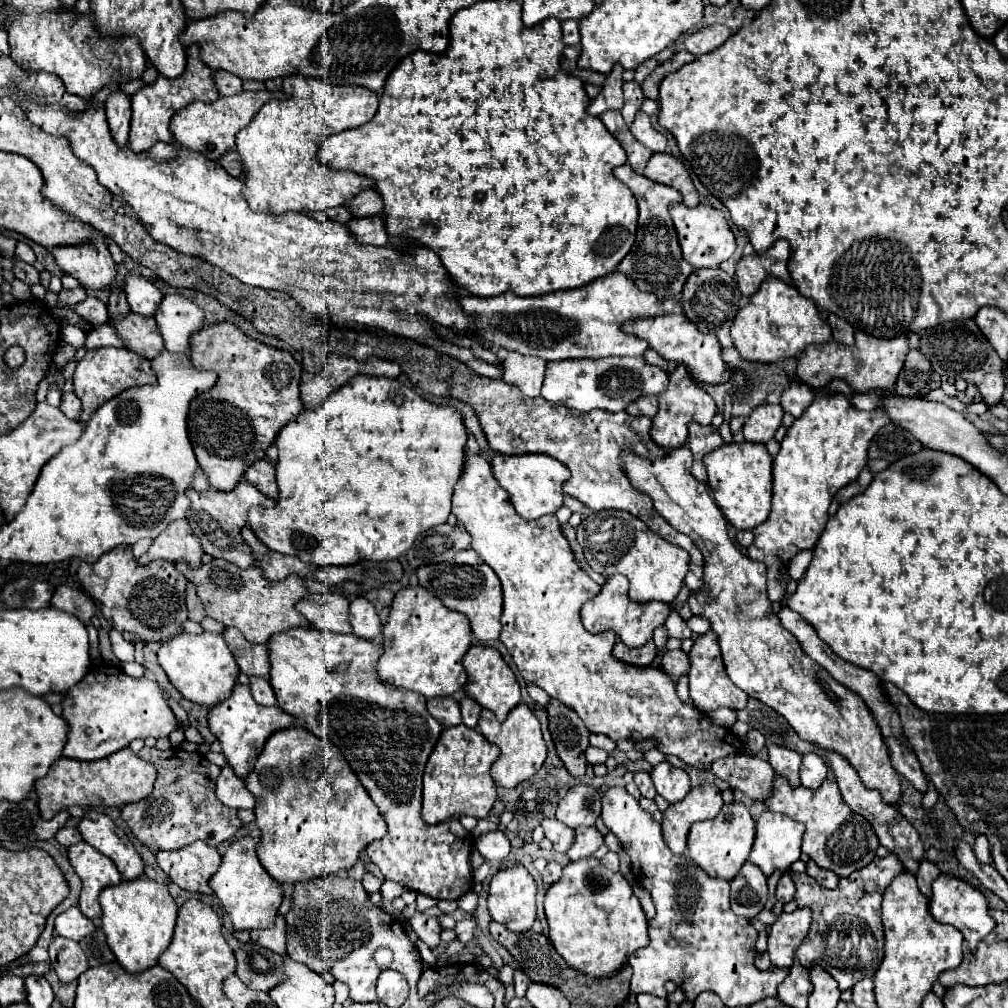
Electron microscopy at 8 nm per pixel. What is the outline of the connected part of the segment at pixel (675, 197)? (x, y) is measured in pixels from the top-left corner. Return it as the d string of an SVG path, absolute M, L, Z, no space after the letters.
M628 163L616 167L614 175L632 189L632 193L634 193L634 197L638 201L638 209L640 209L634 247L618 263L616 271L624 273L628 279L632 279L634 285L640 291L652 293L660 301L664 301L668 297L680 297L682 285L686 283L688 275L692 273L692 267L682 257L682 251L680 251L680 245L678 245L678 237L676 237L676 229L674 229L672 219L668 215L668 207L672 203L680 203L682 195L678 191L674 191L672 187L666 187L662 183L654 183L654 181L646 179L644 175L634 173Z

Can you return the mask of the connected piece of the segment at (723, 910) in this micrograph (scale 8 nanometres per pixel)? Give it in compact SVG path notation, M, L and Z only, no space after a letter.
M610 787L602 797L602 821L604 825L620 839L624 851L632 859L632 873L636 881L650 891L650 897L656 905L656 917L648 921L648 935L650 943L642 949L638 949L630 959L630 967L634 969L632 983L630 983L630 995L640 993L652 993L658 997L664 997L664 983L674 981L686 995L686 1001L694 1001L698 993L702 991L714 991L726 1007L738 1007L738 1005L752 1005L762 1001L764 997L776 997L776 987L784 981L788 975L788 969L784 973L764 973L756 969L754 955L756 955L756 937L758 931L754 929L750 919L742 919L734 915L728 903L728 881L708 877L702 869L694 867L692 863L678 863L674 859L672 851L668 849L660 823L648 815L638 801L624 789L624 787Z

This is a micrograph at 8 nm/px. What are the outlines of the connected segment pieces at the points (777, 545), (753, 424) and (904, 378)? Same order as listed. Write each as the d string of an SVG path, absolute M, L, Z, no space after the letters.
M838 393L834 397L816 397L802 417L788 429L780 443L780 453L774 457L774 493L770 517L758 525L754 541L748 547L748 557L766 565L768 599L782 601L790 573L790 561L806 549L812 549L828 521L828 507L836 491L852 483L868 463L868 447L874 435L890 423L886 413L858 411Z
M760 405L756 407L748 417L746 417L746 423L744 423L744 429L742 429L742 435L746 441L752 441L752 443L768 443L776 429L782 425L782 407L780 405Z
M910 349L904 361L904 367L894 385L898 395L924 395L940 387L940 375L932 371L930 361L918 351Z

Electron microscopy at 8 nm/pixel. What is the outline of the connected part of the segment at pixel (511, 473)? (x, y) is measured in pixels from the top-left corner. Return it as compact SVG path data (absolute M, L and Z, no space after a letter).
M494 455L492 469L498 483L510 493L516 513L524 519L538 519L554 513L562 505L562 485L570 479L570 471L548 455Z

